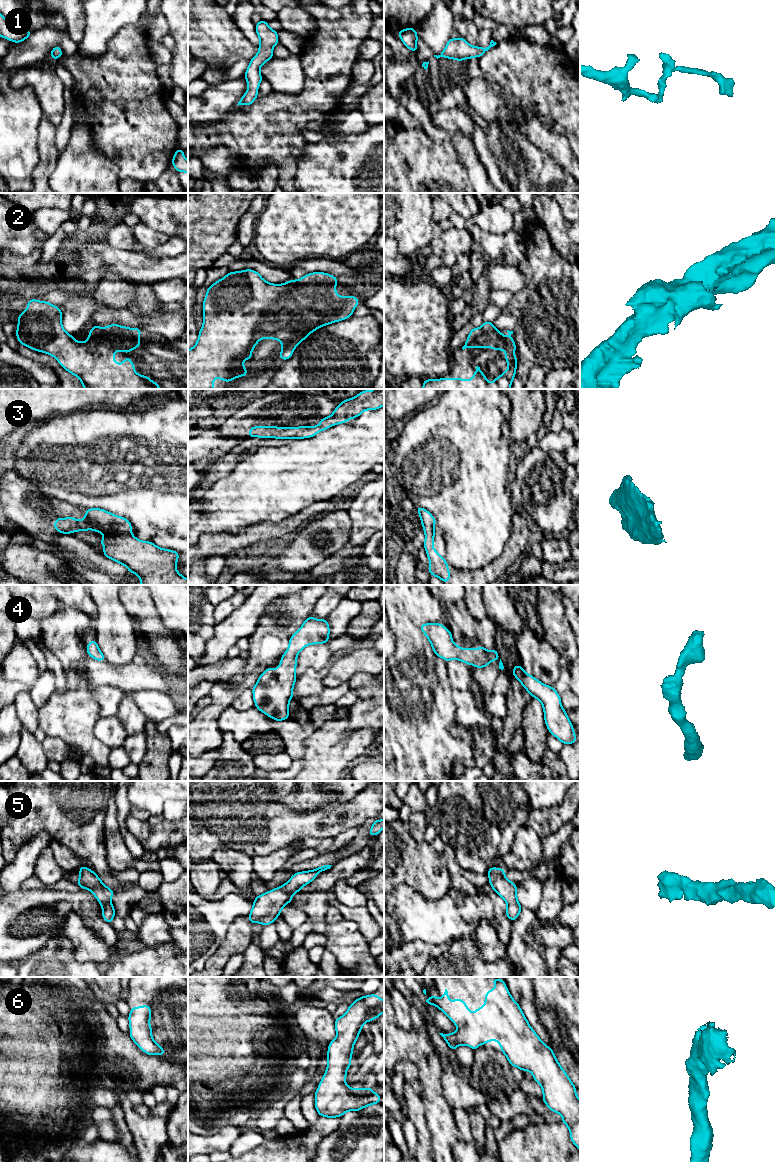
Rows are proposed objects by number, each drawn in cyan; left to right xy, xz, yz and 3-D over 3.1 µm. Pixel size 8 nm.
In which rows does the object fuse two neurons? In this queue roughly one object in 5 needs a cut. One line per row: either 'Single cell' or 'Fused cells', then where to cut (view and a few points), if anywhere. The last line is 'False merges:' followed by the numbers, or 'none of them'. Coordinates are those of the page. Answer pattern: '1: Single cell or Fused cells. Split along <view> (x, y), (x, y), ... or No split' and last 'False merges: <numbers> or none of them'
1: Single cell. No split
2: Single cell. No split
3: Fused cells. Split along xy (85, 517), (90, 528)
4: Single cell. No split
5: Single cell. No split
6: Single cell. No split
False merges: 3

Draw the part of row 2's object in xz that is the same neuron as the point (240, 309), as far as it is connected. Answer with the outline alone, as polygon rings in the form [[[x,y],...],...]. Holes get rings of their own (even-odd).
[[[247,269],[237,272],[229,272],[225,277],[221,278],[210,287],[208,287],[206,296],[203,302],[203,326],[199,331],[199,336],[196,344],[188,350],[188,389],[214,389],[214,378],[230,382],[237,377],[246,376],[247,369],[243,365],[243,361],[247,359],[252,359],[252,350],[256,344],[262,339],[276,339],[281,342],[282,350],[279,354],[281,360],[288,360],[292,355],[293,351],[297,345],[306,339],[313,331],[319,329],[320,327],[327,326],[330,323],[339,322],[344,319],[349,318],[353,315],[353,311],[358,305],[359,298],[354,296],[342,297],[336,293],[336,283],[339,282],[335,276],[323,272],[309,273],[303,276],[299,280],[292,279],[291,281],[285,282],[283,284],[272,284],[265,281],[257,271]]]

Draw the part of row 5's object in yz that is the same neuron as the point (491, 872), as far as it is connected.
[[[492,866],[487,871],[487,874],[492,889],[507,903],[506,916],[511,921],[516,920],[523,908],[517,900],[518,887],[515,886],[515,882],[511,882],[506,878],[505,870],[502,868],[495,868]]]

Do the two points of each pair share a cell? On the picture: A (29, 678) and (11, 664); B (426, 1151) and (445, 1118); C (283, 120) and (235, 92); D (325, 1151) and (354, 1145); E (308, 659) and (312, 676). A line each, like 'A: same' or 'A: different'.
A: same
B: different
C: different
D: same
E: different

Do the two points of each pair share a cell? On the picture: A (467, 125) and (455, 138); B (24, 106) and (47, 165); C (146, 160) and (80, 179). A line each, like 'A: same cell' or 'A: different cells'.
A: different cells
B: different cells
C: different cells

